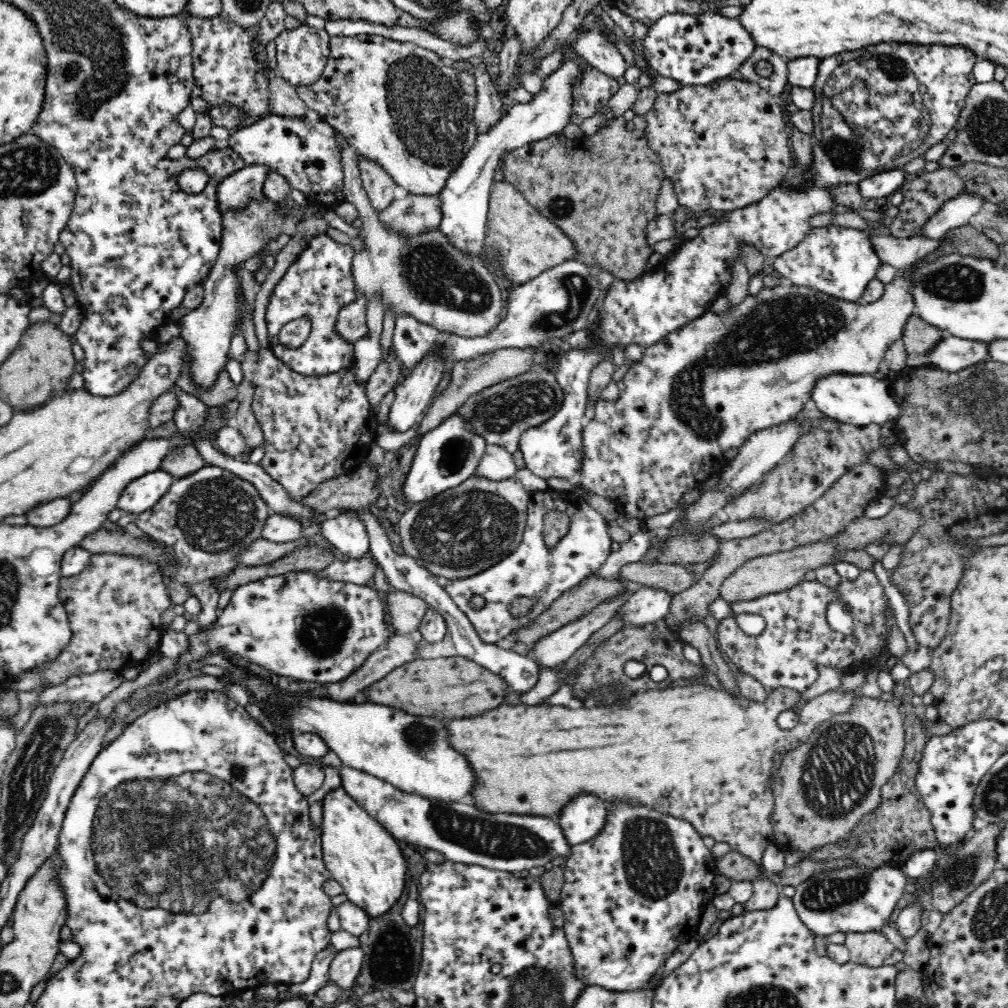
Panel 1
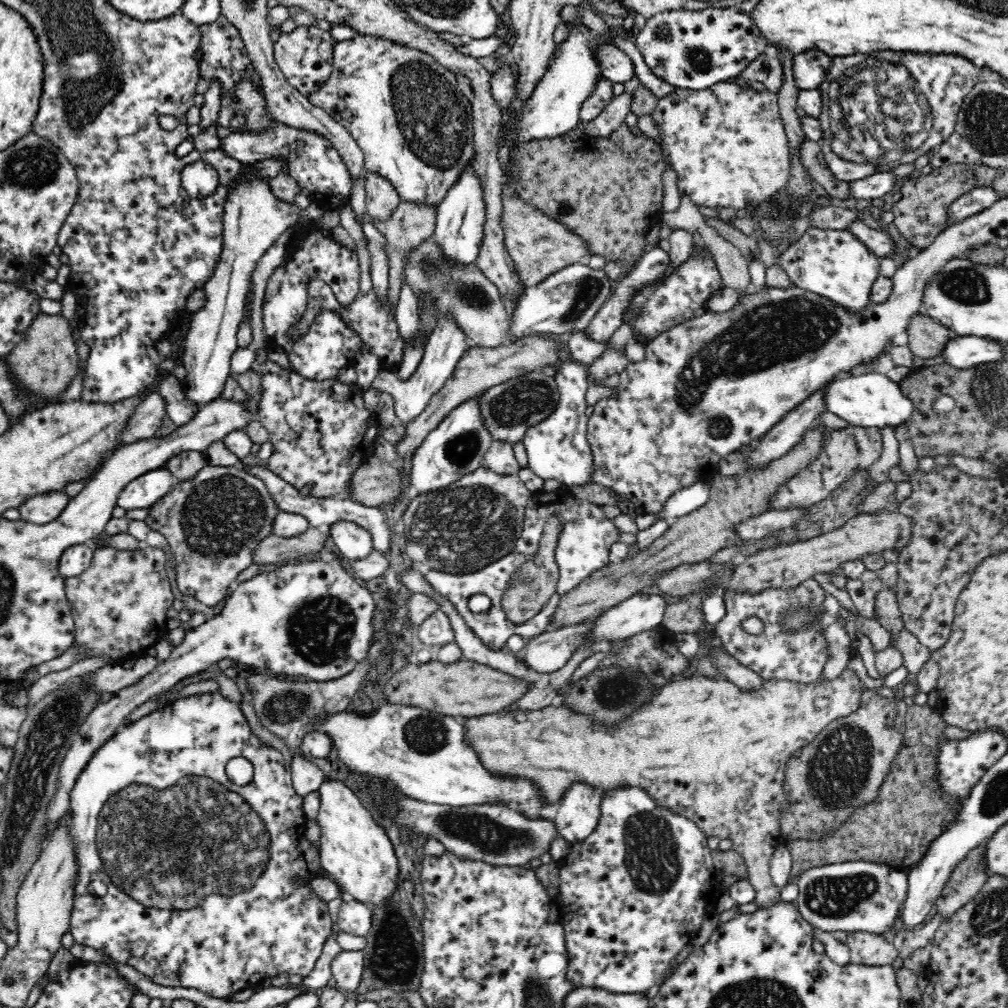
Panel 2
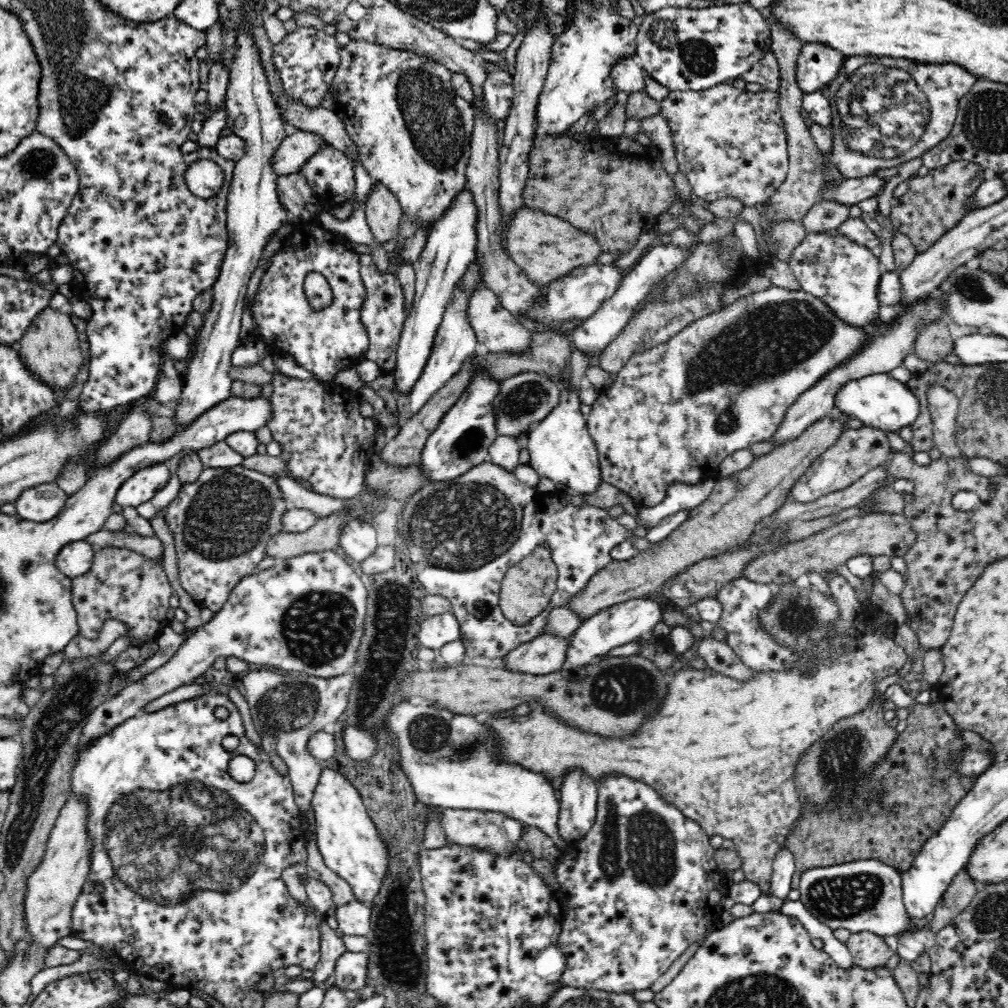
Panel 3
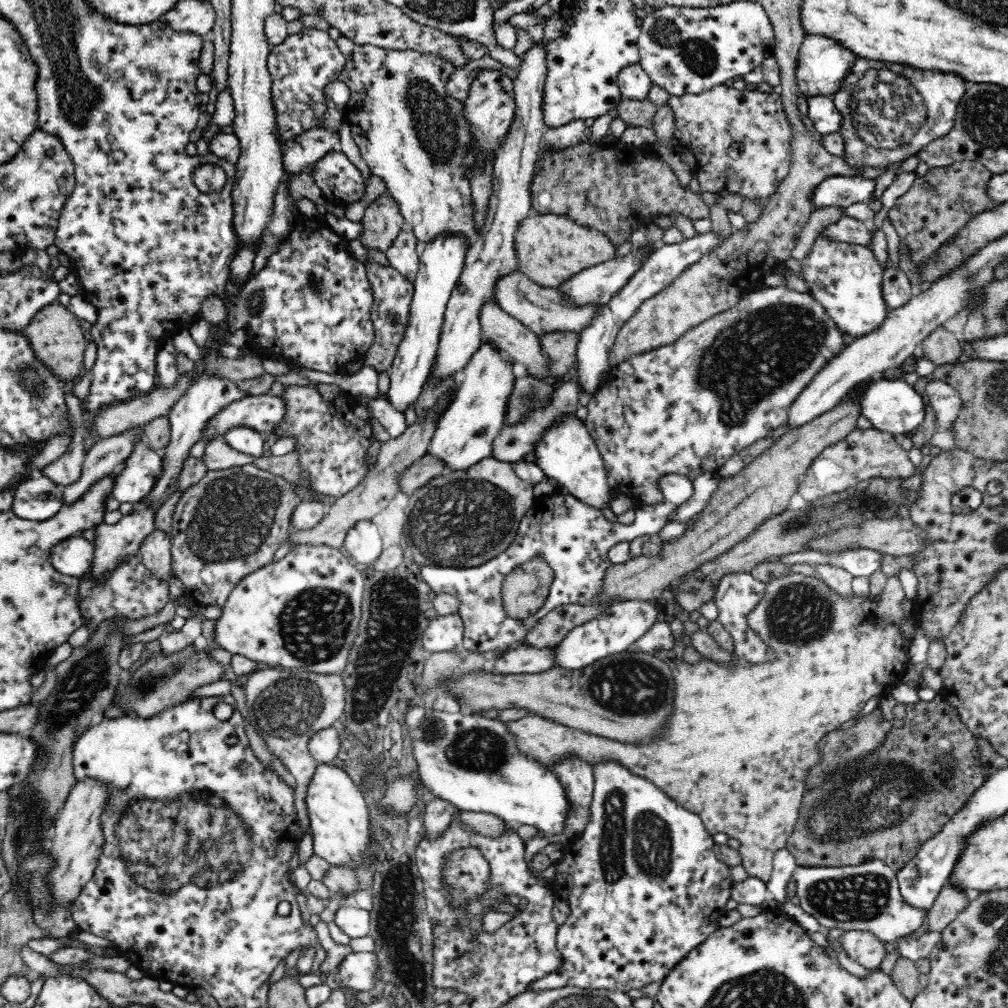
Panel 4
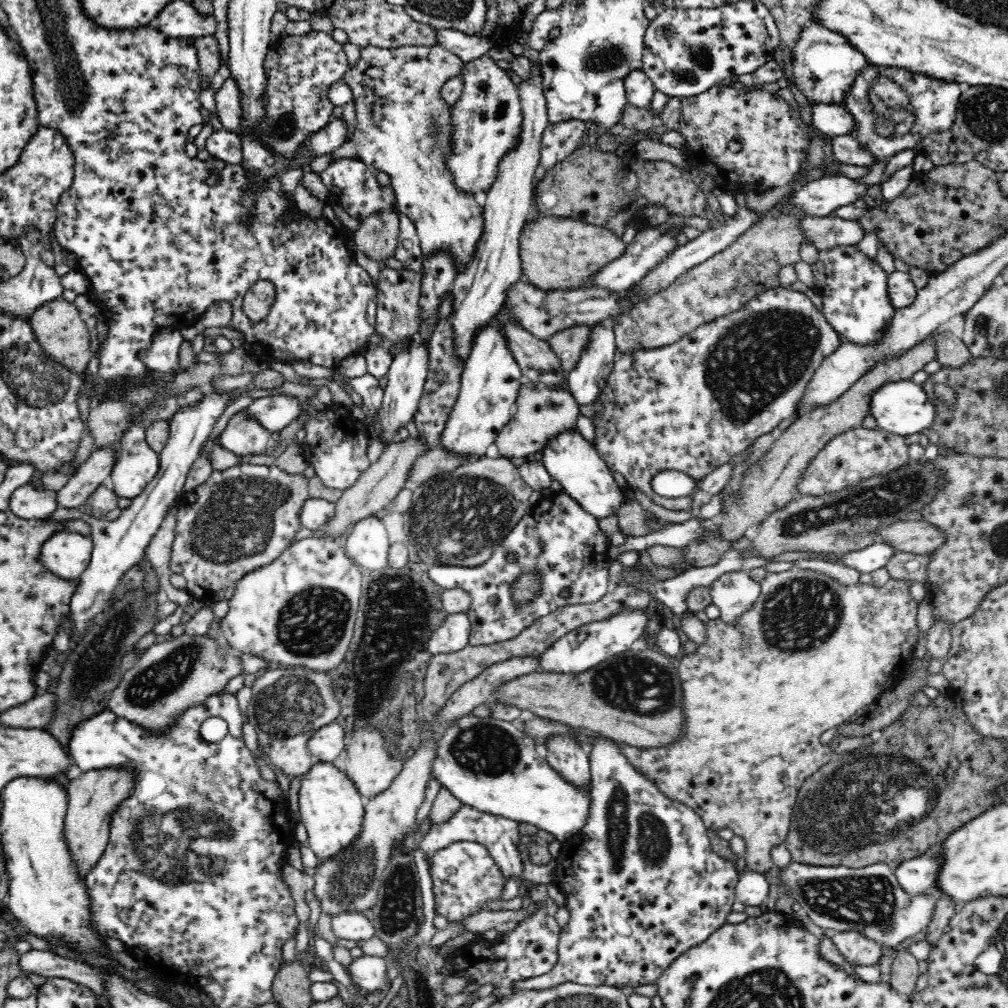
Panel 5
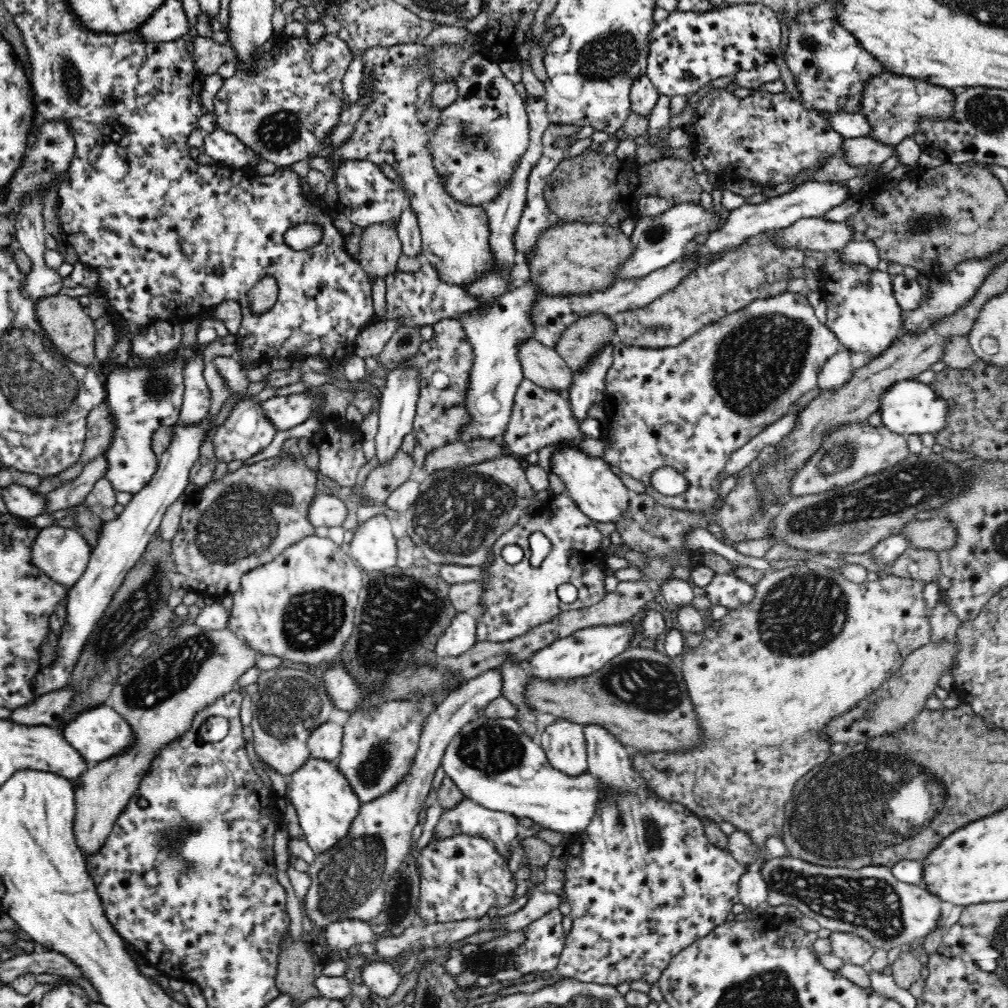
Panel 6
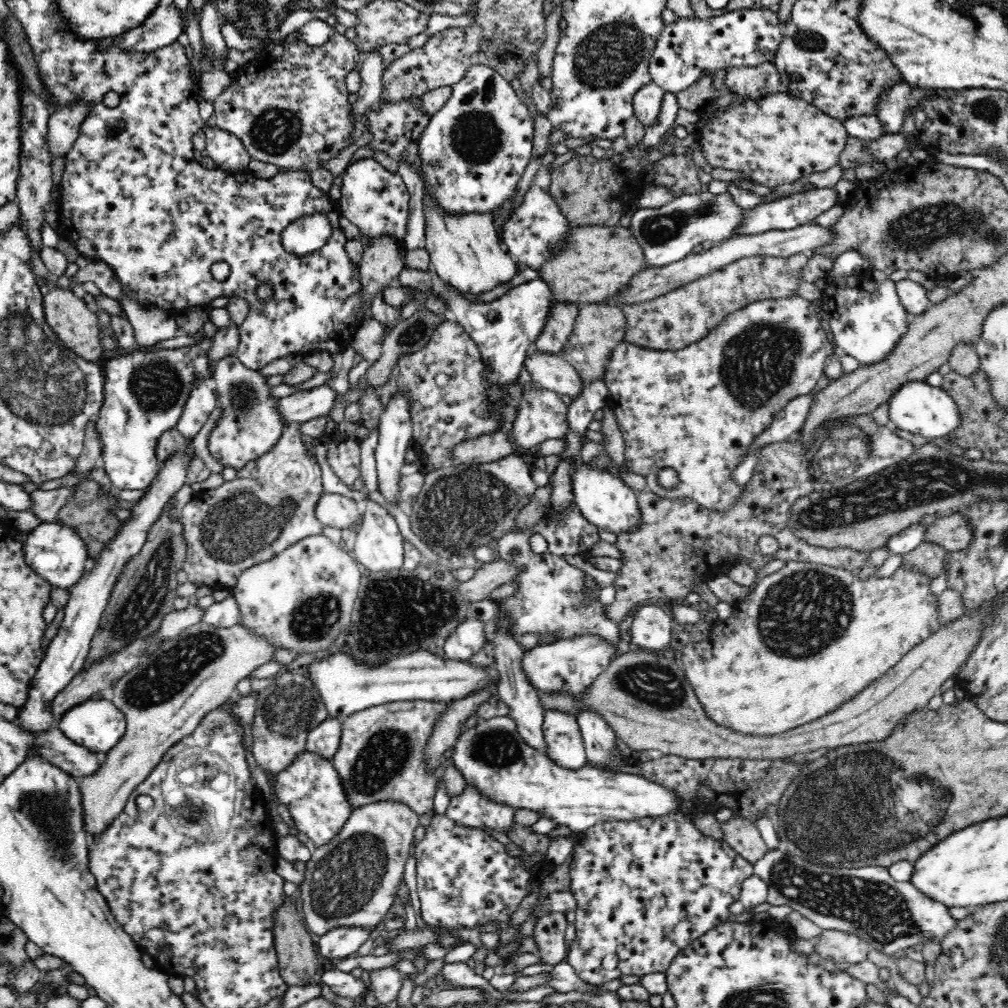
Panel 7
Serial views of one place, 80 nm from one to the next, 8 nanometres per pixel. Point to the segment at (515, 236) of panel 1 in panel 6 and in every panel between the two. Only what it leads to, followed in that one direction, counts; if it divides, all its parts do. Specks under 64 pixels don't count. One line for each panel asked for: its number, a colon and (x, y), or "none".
2: (537, 245)
3: (545, 247)
4: (549, 249)
5: (556, 253)
6: (569, 258)

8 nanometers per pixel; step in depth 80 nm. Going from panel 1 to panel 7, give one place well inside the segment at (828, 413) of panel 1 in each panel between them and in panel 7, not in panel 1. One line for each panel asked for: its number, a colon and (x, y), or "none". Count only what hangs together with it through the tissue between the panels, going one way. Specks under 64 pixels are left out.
2: (866, 399)
3: (880, 401)
4: (892, 405)
5: (902, 407)
6: (908, 407)
7: (917, 407)

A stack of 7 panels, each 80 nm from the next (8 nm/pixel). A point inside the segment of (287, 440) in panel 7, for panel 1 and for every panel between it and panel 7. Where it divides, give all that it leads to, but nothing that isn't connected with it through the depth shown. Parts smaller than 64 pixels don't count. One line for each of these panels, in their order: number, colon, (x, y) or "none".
1: (208, 517)
2: (212, 522)
3: (221, 521)
4: (226, 526)
5: (240, 519)
6: (245, 519)

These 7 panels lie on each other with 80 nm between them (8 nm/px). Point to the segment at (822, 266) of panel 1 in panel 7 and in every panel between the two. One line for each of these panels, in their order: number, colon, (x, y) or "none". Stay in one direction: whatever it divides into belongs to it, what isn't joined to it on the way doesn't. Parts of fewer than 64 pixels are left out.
2: (833, 263)
3: (844, 274)
4: (846, 279)
5: (852, 287)
6: (863, 313)
7: (867, 319)

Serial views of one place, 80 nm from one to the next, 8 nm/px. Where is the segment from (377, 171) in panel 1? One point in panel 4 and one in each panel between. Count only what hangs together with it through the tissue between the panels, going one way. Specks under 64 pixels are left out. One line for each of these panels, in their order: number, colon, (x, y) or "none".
2: (382, 198)
3: (383, 211)
4: (383, 221)

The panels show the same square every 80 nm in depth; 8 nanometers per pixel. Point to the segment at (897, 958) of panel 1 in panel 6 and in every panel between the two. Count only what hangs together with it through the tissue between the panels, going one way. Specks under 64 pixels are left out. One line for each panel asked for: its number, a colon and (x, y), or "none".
2: (865, 948)
3: (868, 950)
4: (867, 950)
5: (856, 949)
6: (852, 949)

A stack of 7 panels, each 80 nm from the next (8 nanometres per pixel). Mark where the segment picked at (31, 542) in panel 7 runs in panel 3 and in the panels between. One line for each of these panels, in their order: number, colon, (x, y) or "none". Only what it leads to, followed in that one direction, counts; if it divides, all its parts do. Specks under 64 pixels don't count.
3: (75, 559)
4: (74, 556)
5: (66, 554)
6: (63, 554)

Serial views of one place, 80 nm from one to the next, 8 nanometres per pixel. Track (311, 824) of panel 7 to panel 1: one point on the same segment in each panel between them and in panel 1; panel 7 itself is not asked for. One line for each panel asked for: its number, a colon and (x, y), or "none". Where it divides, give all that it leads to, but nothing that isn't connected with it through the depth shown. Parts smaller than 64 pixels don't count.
1: (360, 854)
2: (356, 851)
3: (349, 842)
4: (340, 821)
5: (331, 807)
6: (326, 806)

